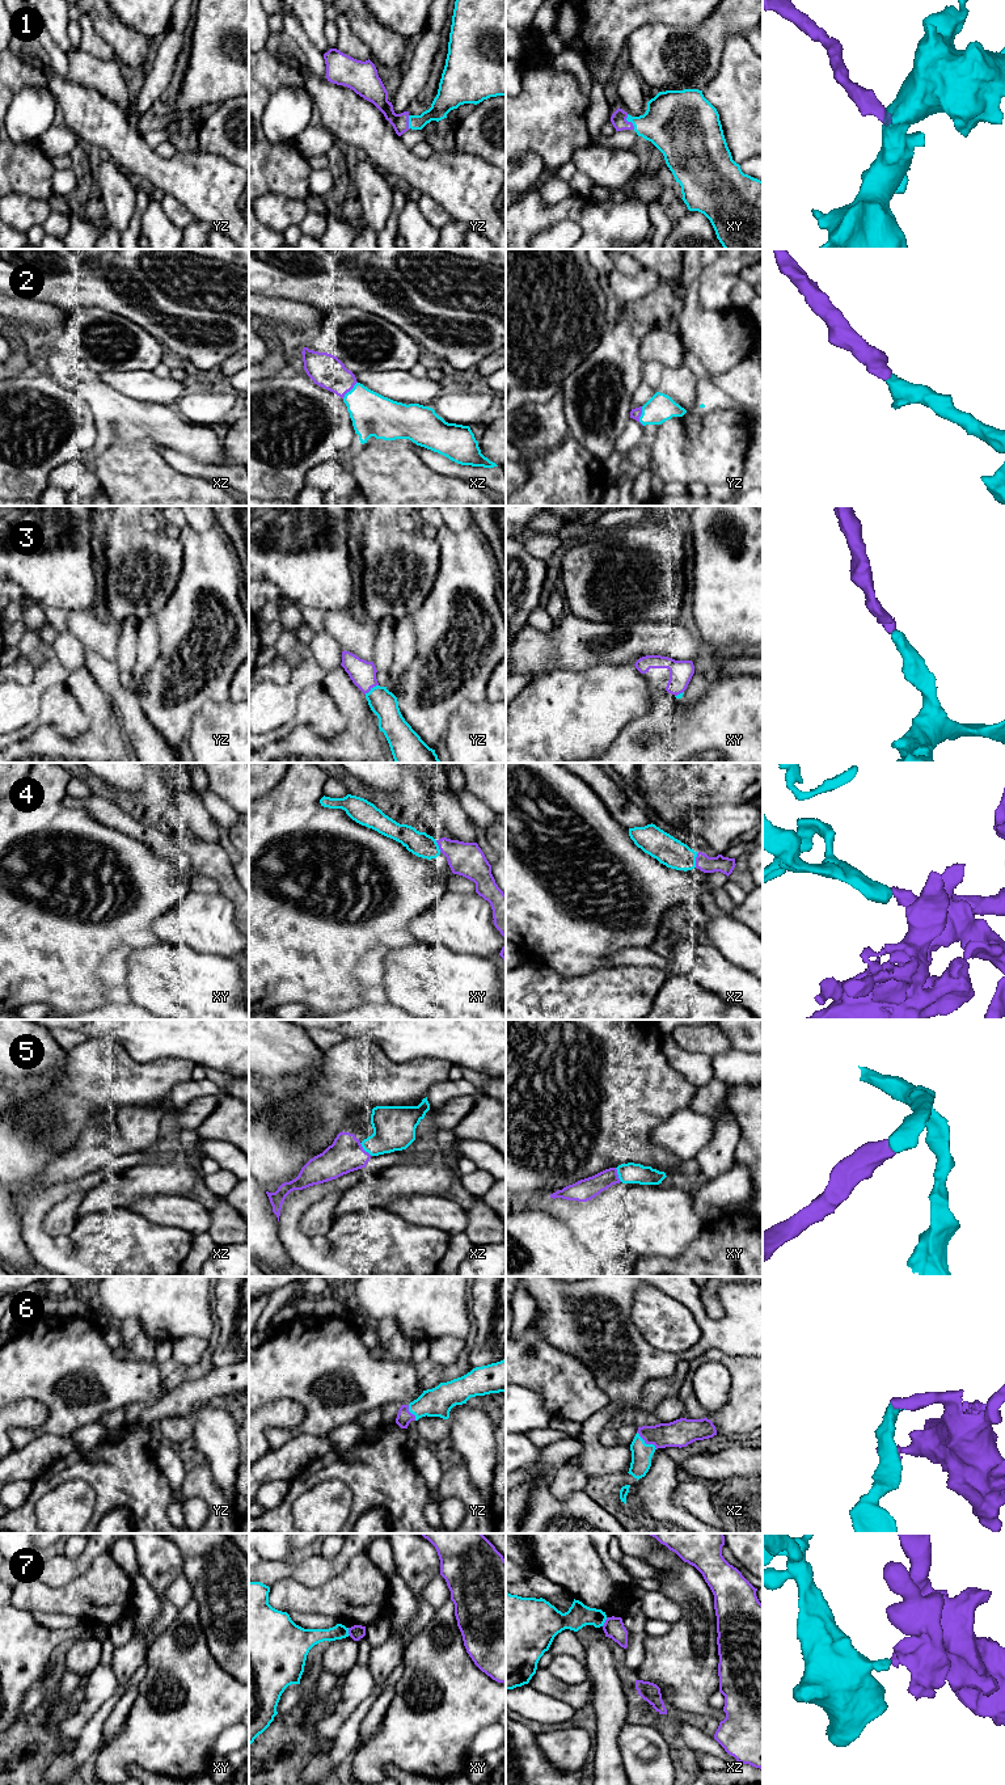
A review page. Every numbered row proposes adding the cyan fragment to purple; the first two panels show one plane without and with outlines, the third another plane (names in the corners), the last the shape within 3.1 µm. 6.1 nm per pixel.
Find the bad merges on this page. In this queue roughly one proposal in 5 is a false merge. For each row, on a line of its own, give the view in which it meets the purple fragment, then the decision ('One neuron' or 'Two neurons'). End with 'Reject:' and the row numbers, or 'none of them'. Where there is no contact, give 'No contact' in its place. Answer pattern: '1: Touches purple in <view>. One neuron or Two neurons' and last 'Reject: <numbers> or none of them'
1: Touches purple in xy. One neuron
2: Touches purple in yz. One neuron
3: Touches purple in yz. One neuron
4: Touches purple in xz. One neuron
5: Touches purple in xz. One neuron
6: Touches purple in xz. One neuron
7: Touches purple in xz. Two neurons
Reject: 7

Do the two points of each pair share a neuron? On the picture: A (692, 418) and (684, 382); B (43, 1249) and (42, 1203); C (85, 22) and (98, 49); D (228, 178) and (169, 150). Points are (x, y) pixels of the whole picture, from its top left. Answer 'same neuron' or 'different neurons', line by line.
A: same neuron
B: same neuron
C: same neuron
D: different neurons

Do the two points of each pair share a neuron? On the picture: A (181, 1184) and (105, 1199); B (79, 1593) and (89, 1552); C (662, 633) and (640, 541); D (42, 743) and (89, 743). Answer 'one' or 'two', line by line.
A: one
B: two
C: two
D: one

